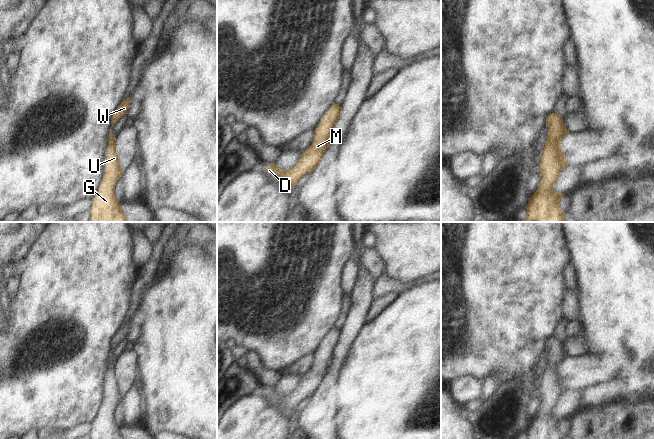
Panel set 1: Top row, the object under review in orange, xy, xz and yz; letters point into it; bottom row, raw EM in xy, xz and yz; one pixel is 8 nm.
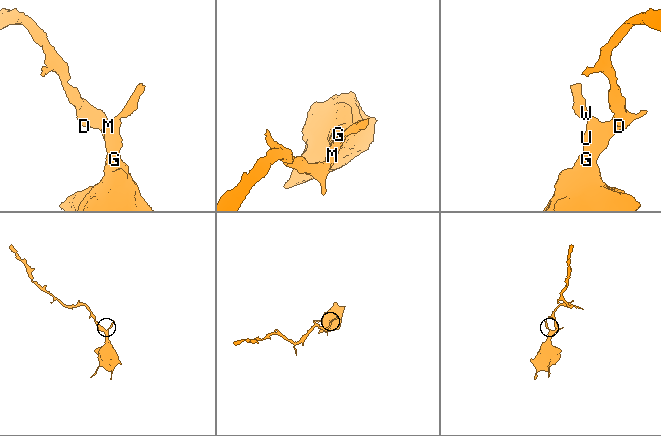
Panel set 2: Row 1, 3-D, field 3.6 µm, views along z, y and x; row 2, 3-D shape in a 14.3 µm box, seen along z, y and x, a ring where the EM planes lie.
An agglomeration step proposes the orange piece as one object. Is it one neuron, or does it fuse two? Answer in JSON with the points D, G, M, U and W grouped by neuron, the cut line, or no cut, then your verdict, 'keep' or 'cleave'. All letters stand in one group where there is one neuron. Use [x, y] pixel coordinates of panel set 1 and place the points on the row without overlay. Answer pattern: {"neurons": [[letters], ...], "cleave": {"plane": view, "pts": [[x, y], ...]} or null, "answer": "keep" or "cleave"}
{"neurons": [["D", "G", "M", "U", "W"]], "cleave": null, "answer": "keep"}

